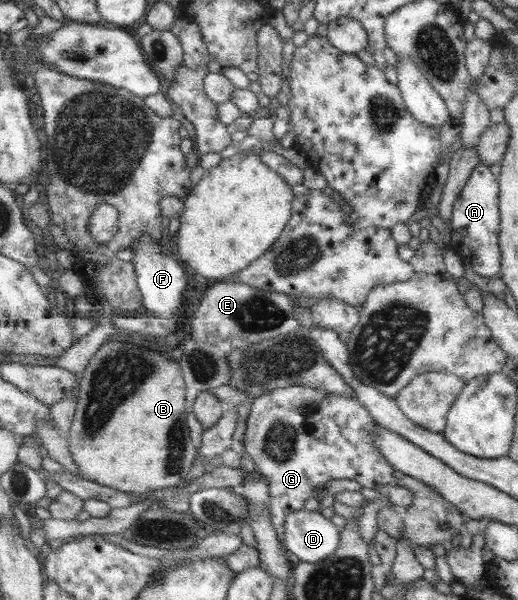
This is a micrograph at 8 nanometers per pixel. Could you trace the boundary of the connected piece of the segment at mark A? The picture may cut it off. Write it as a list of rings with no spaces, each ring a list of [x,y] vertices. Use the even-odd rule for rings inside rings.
[[[476,164],[466,180],[465,187],[457,193],[449,218],[451,232],[447,247],[459,255],[464,268],[474,271],[480,277],[495,277],[500,269],[500,252],[497,246],[498,192],[497,180],[488,170],[488,166]]]

